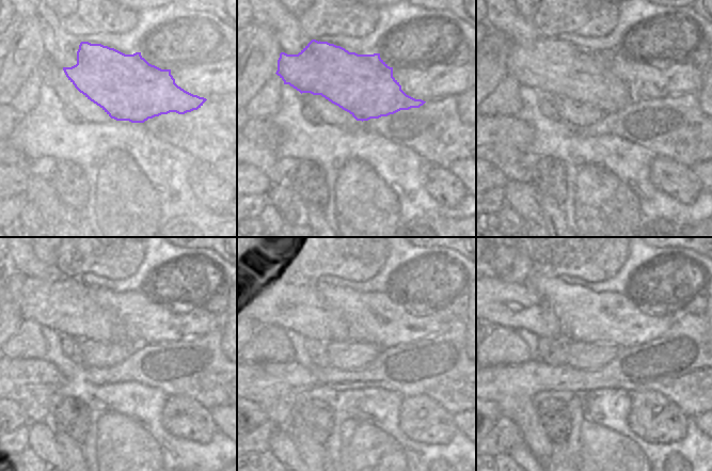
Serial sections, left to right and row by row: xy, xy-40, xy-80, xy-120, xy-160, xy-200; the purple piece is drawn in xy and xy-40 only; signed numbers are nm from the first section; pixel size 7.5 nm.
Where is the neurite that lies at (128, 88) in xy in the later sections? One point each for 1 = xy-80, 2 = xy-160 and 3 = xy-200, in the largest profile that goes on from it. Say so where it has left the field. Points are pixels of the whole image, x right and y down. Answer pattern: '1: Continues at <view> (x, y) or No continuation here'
1: Continues at xy-80 (552, 67)
2: Continues at xy-160 (291, 303)
3: Continues at xy-200 (518, 305)

